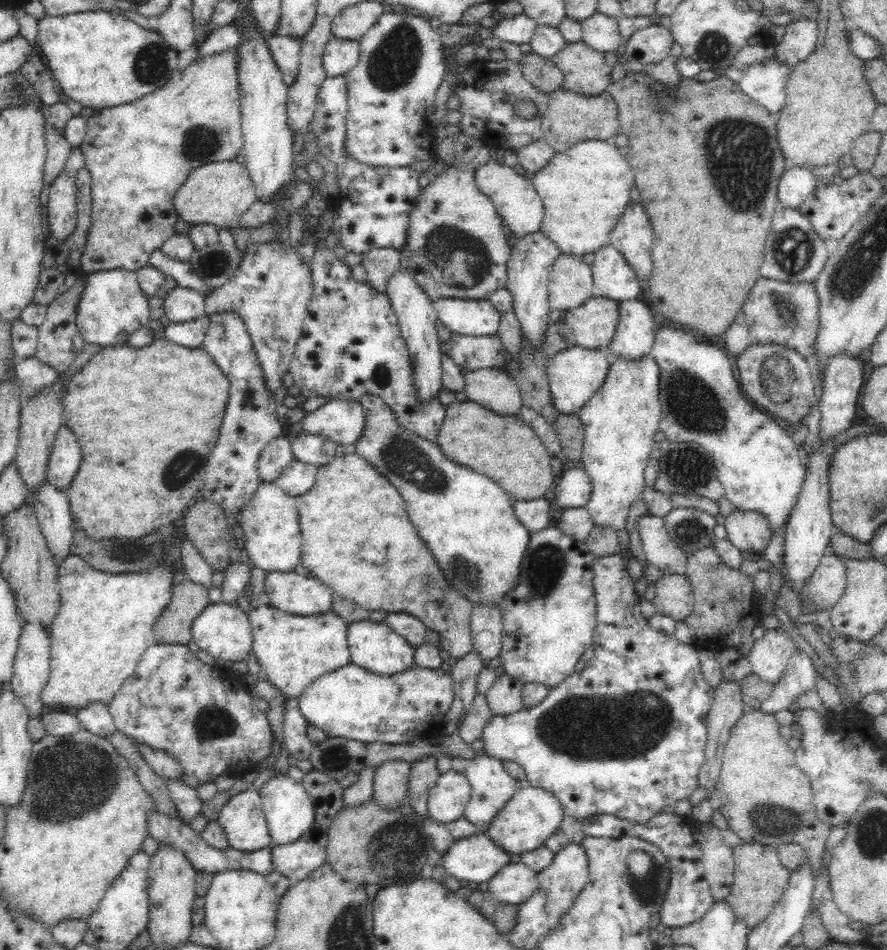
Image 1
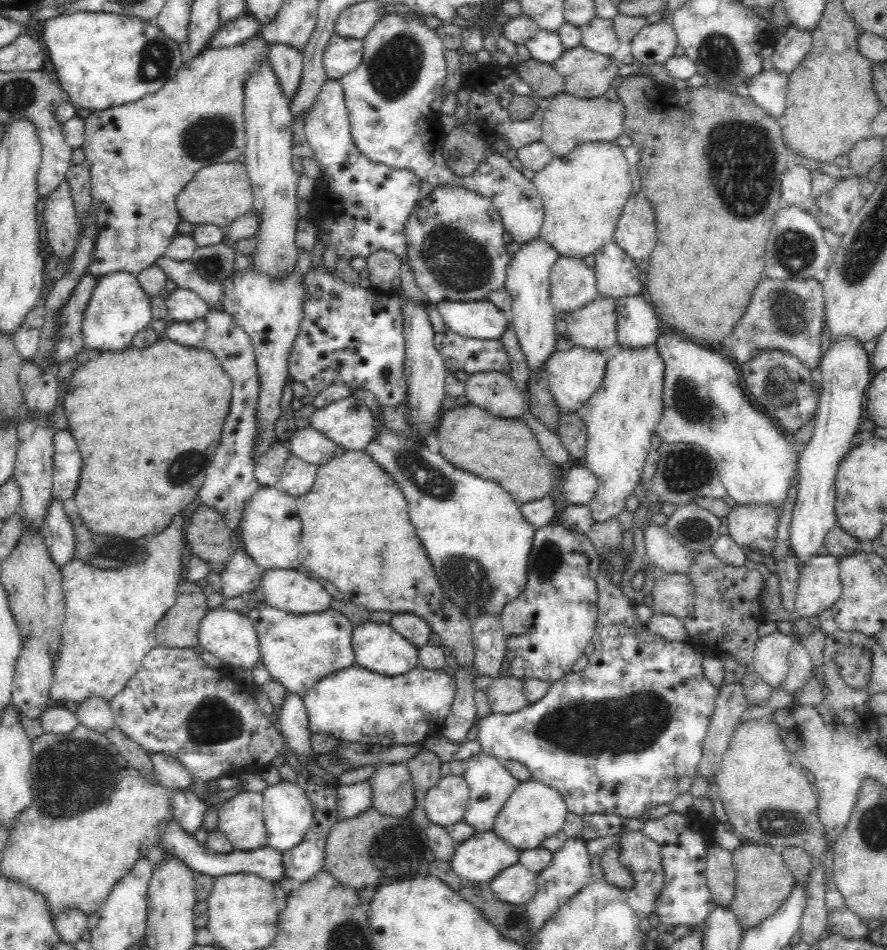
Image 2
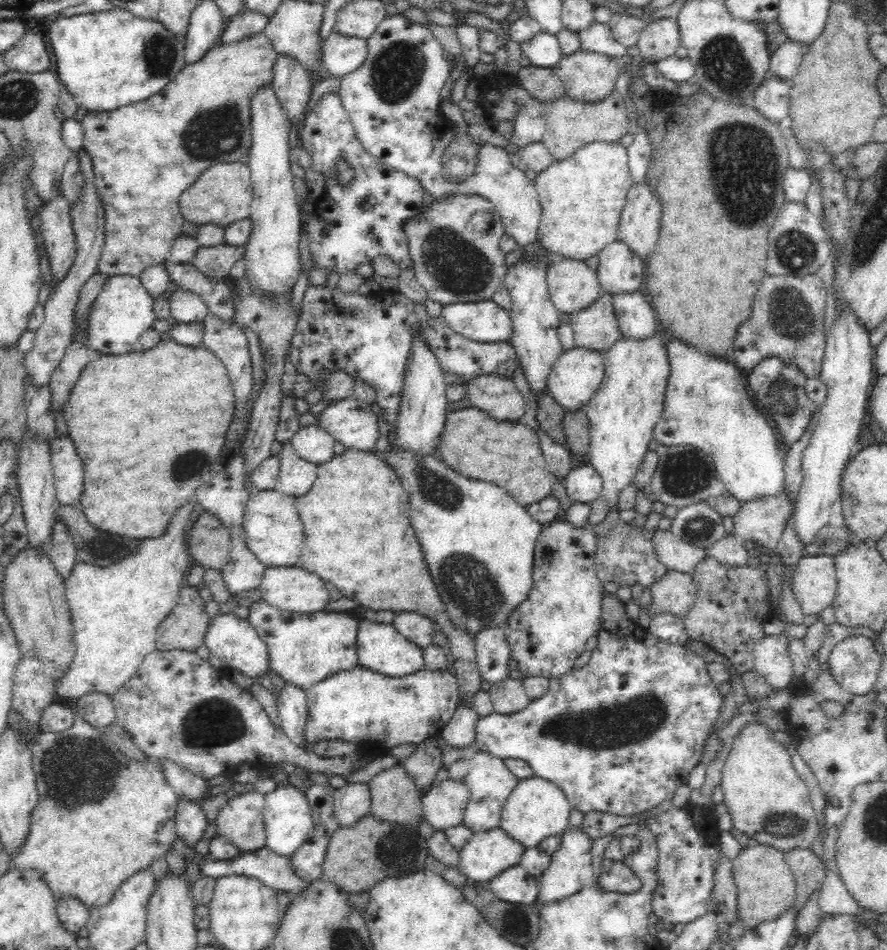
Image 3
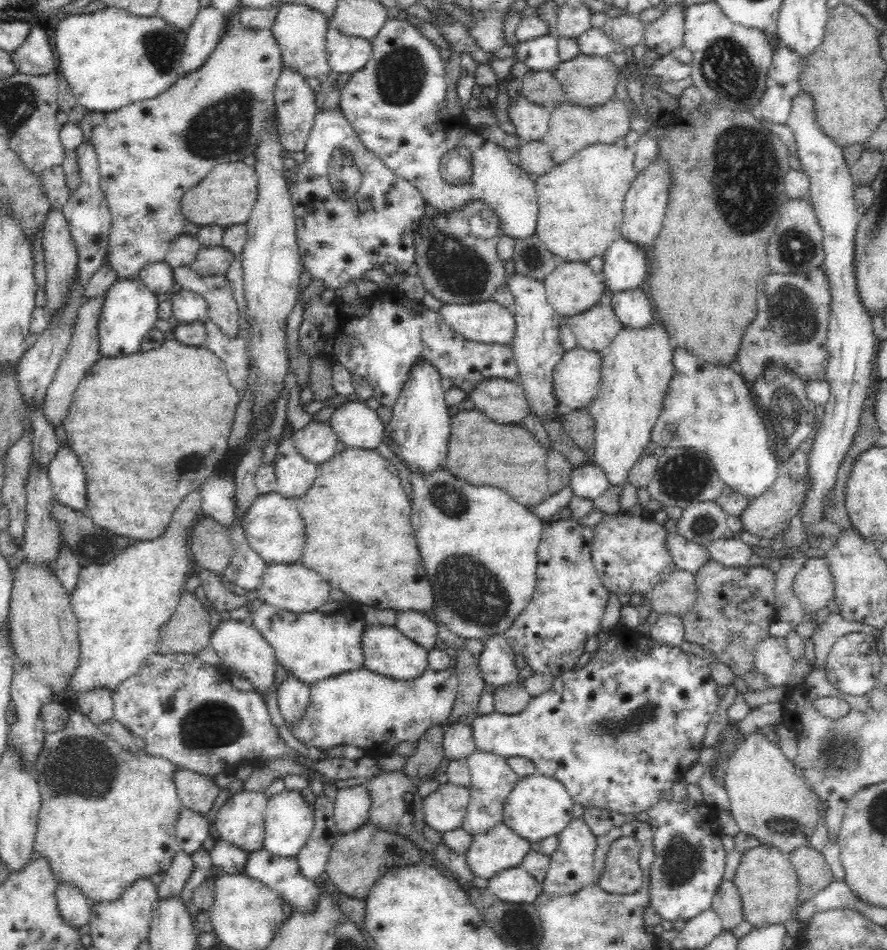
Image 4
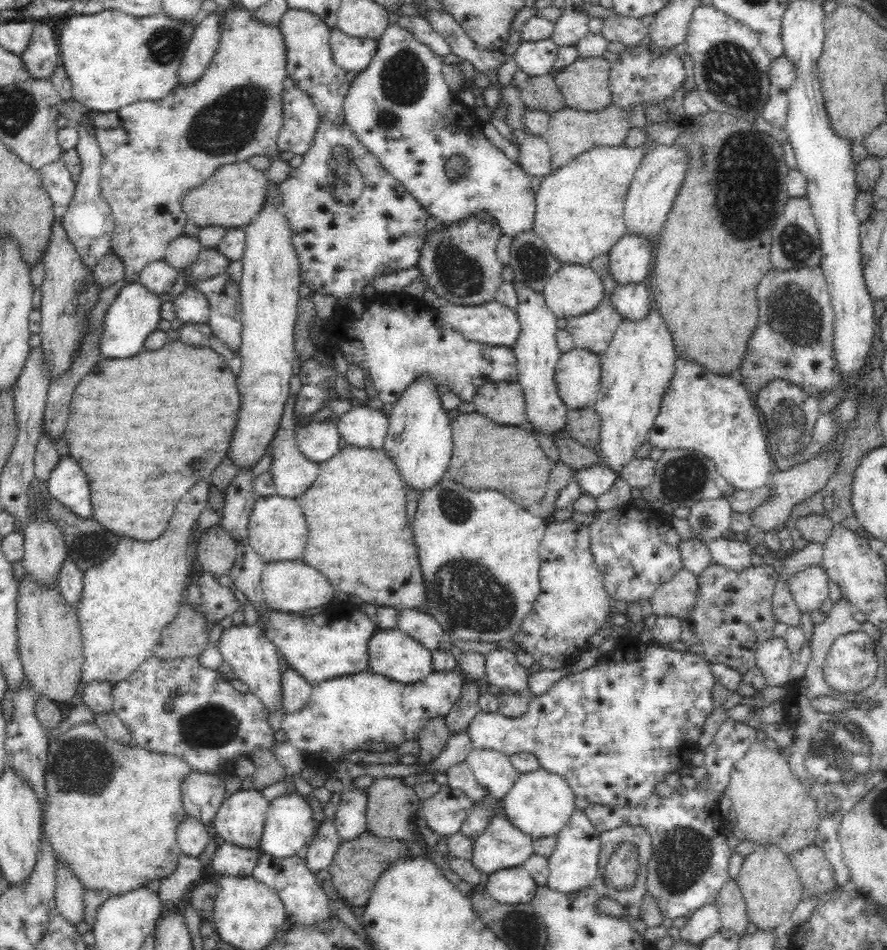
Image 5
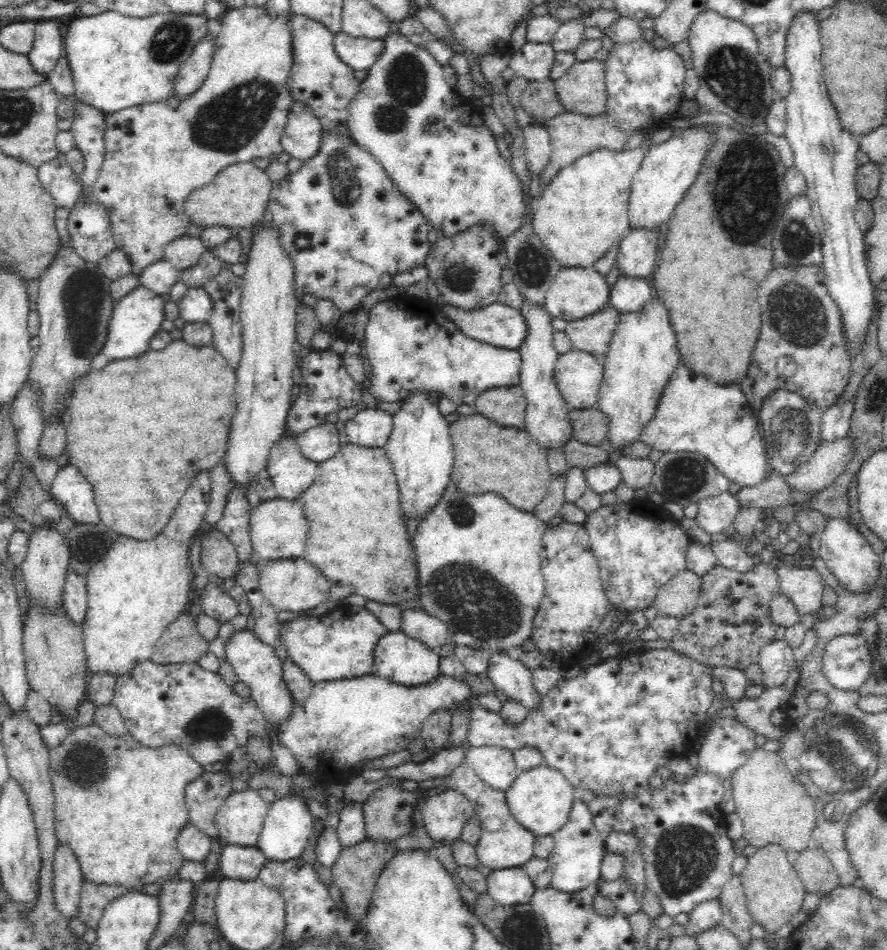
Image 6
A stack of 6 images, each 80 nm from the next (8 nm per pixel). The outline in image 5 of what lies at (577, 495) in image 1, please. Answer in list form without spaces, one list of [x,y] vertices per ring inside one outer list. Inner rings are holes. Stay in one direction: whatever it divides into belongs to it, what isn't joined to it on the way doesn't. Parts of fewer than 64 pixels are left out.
[[[594,464],[574,471],[574,481],[578,483],[580,491],[594,498],[608,492],[616,479],[616,473],[604,464]]]

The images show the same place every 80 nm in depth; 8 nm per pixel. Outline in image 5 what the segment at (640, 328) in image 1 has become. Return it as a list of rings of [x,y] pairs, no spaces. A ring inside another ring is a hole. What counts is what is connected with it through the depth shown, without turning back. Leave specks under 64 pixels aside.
[[[646,282],[631,285],[616,285],[611,294],[611,303],[623,320],[642,322],[653,307]]]

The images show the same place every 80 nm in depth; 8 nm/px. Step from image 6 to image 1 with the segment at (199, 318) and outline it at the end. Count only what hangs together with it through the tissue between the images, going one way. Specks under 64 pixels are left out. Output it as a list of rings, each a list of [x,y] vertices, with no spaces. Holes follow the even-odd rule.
[[[177,286],[164,298],[165,316],[170,323],[189,322],[205,315],[205,295],[192,288]]]

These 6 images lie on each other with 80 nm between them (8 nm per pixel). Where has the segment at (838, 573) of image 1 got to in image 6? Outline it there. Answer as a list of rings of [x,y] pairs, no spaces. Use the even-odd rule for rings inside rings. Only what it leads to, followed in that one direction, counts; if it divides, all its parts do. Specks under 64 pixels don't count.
[[[788,560],[776,569],[779,591],[796,605],[800,615],[822,608],[824,581],[814,567],[796,567]]]

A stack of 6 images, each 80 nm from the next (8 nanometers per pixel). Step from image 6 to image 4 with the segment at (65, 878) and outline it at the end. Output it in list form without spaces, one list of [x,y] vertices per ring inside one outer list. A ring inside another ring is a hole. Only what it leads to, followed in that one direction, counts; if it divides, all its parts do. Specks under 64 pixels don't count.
[[[60,883],[55,890],[57,909],[66,923],[75,929],[86,925],[91,911],[90,901],[78,887],[70,883]]]

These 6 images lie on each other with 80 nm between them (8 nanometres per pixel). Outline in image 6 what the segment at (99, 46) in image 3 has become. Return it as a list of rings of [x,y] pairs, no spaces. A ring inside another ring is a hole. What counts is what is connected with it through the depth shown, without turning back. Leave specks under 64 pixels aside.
[[[116,10],[74,18],[63,38],[74,95],[81,103],[103,113],[168,98],[173,94],[182,62],[192,54],[194,44],[208,32],[209,18],[205,12],[178,14],[172,11],[138,18]]]

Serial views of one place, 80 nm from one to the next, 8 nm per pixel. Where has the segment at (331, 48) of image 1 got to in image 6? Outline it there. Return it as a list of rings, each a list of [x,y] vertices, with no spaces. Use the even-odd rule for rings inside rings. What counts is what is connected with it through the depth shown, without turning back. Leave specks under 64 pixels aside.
[[[342,31],[334,33],[334,51],[352,70],[368,70],[384,50],[384,39],[354,38]]]

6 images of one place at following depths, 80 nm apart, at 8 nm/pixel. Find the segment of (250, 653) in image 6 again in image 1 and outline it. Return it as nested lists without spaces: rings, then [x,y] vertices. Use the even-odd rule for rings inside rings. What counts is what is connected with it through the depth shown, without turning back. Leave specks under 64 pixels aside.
[[[240,600],[225,603],[210,603],[192,622],[190,630],[192,638],[199,650],[204,650],[212,654],[215,659],[223,661],[242,661],[248,659],[248,654],[252,652],[252,631],[249,623],[249,613],[243,611],[244,603]]]

